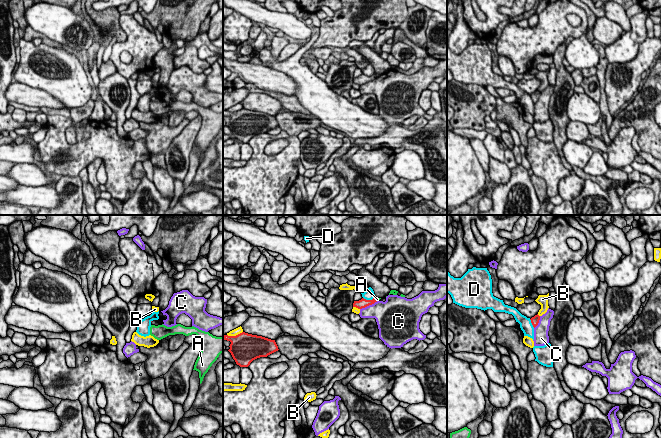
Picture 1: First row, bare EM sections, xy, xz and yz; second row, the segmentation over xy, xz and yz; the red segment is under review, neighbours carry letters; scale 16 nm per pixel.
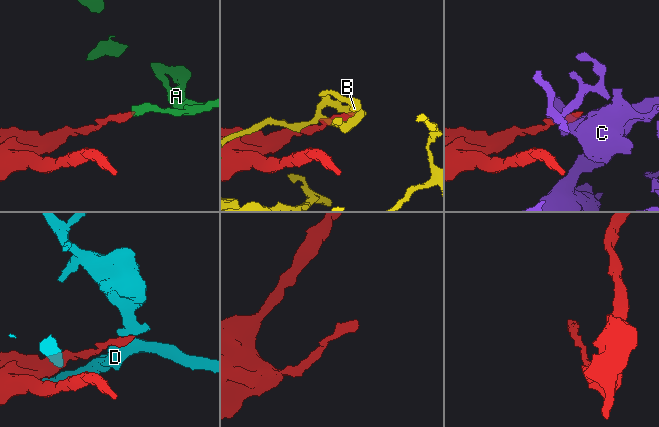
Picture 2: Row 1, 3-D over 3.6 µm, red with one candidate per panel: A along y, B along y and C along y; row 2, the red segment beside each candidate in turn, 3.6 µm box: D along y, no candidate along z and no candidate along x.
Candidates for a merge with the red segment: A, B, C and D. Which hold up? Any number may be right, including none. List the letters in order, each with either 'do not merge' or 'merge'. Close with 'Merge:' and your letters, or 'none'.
A: do not merge
B: do not merge
C: do not merge
D: do not merge
Merge: none

